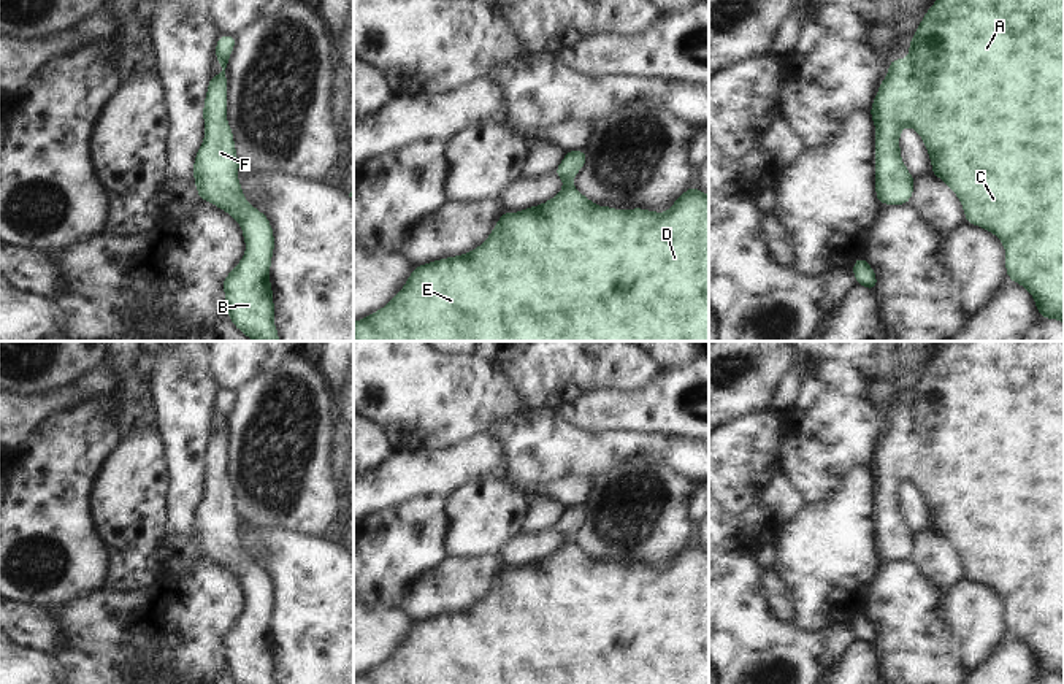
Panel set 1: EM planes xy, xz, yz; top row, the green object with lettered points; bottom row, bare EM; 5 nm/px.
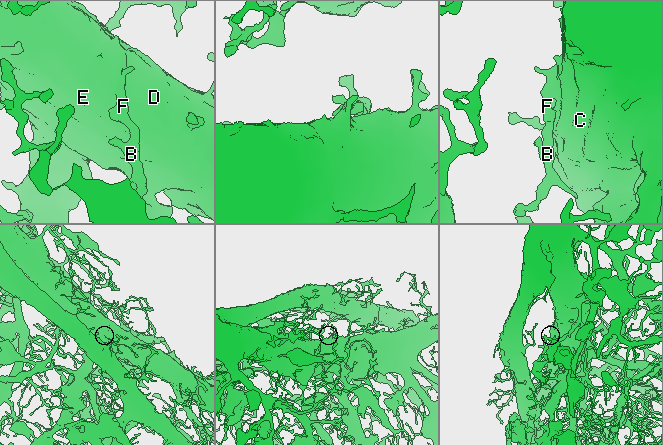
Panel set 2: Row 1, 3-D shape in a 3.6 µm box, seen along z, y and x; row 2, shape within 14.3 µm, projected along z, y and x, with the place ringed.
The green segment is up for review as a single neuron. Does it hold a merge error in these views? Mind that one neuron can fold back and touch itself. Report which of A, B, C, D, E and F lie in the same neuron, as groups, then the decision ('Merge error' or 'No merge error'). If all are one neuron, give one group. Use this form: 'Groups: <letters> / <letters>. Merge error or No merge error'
Groups: A B C D E F. No merge error

